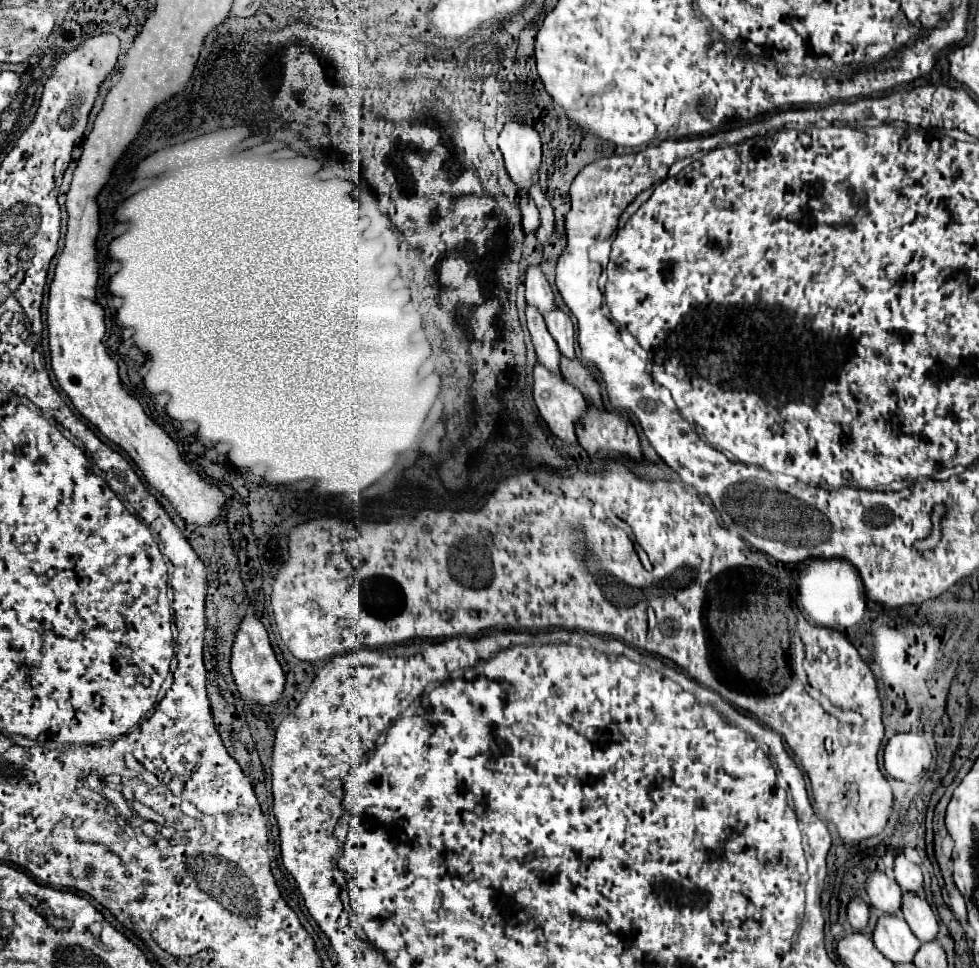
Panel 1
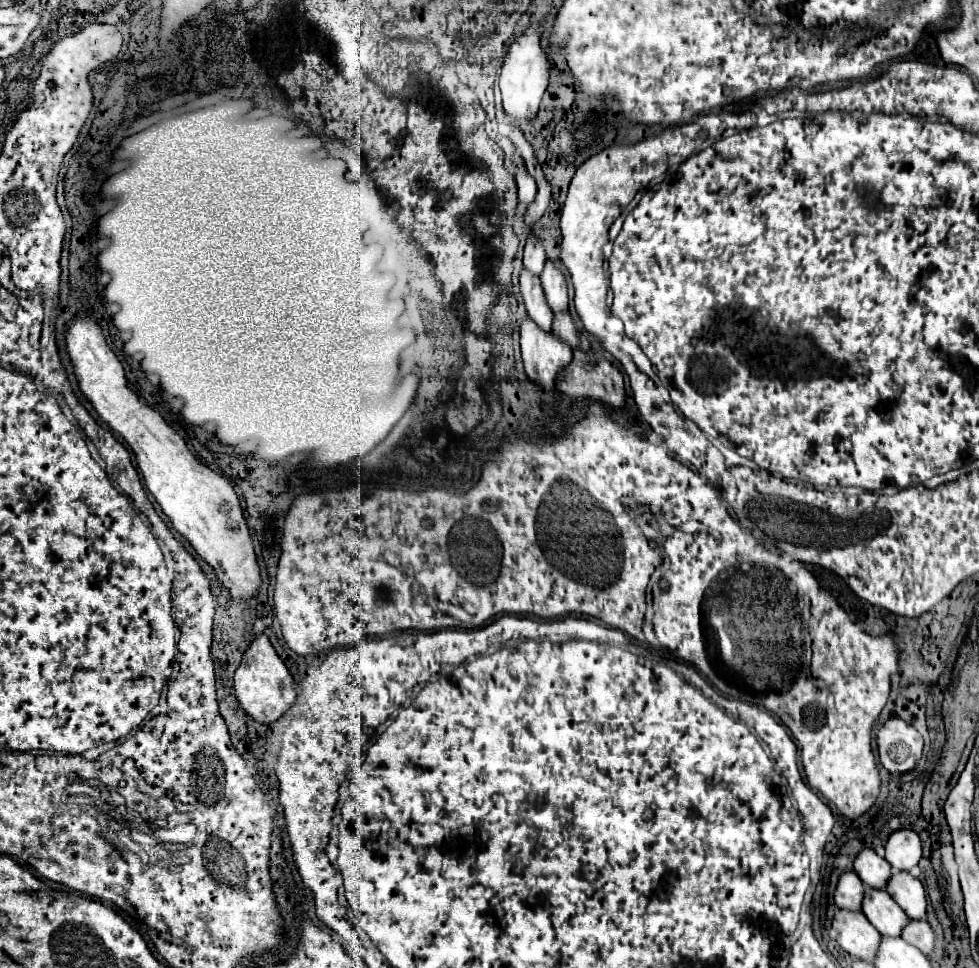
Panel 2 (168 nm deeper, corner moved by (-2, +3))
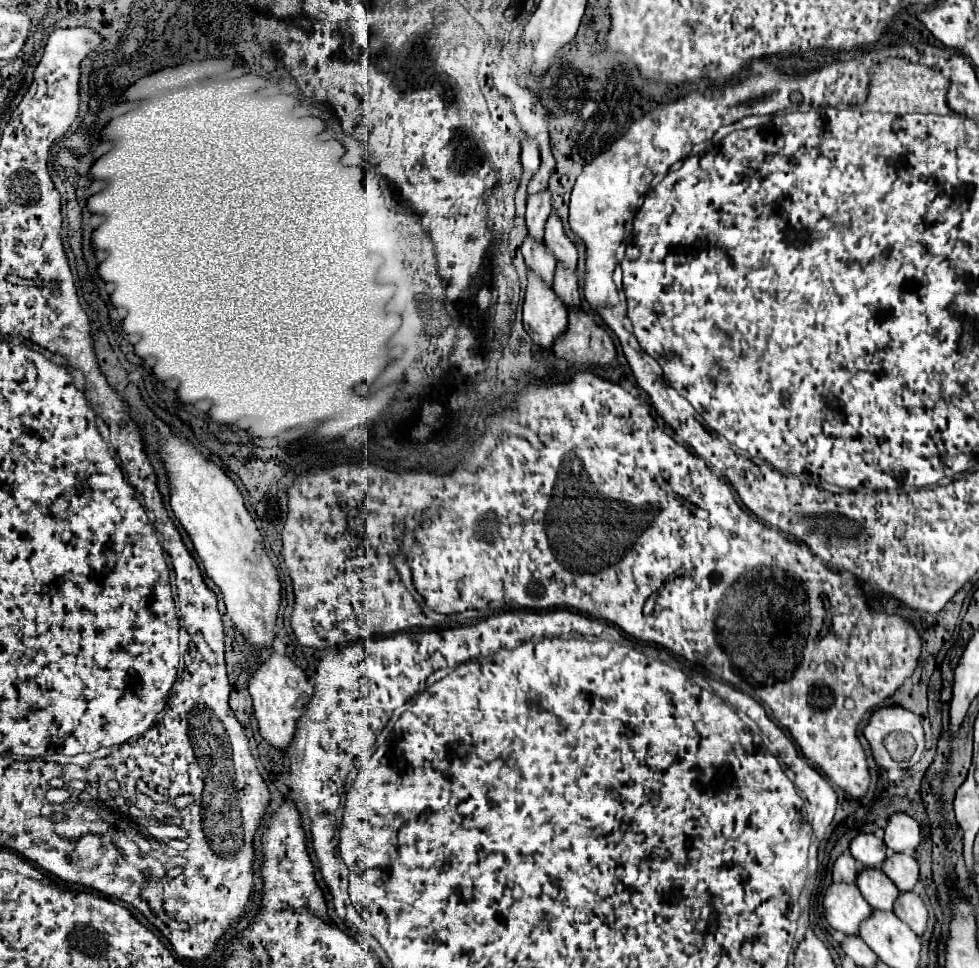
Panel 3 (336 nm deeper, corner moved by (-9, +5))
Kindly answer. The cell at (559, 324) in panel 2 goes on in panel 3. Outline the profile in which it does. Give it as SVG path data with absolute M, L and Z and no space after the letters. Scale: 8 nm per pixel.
M557 266L553 290L557 292L557 296L561 298L561 302L563 302L569 310L581 304L579 286L577 286L577 272L569 272L569 270L565 270L563 266Z

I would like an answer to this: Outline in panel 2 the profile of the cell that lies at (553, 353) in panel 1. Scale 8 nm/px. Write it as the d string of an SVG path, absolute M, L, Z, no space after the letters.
M522 268L522 274L520 274L520 292L524 296L524 304L526 304L526 310L530 314L530 318L542 328L542 330L552 330L552 310L546 302L546 296L544 296L544 290L540 286L540 278L538 276L532 276L526 268Z

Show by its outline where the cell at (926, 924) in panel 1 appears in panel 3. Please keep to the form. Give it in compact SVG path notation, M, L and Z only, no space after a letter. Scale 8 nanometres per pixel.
M889 854L887 860L883 862L881 870L885 876L901 890L901 892L911 892L915 884L919 882L919 864L915 858L907 854Z

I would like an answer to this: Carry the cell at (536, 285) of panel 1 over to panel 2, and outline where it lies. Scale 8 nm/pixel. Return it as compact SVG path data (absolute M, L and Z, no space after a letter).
M532 232L526 240L526 246L524 246L524 266L540 276L542 274L542 268L544 268L544 262L546 262L546 254L544 254L544 246L542 246L542 240Z

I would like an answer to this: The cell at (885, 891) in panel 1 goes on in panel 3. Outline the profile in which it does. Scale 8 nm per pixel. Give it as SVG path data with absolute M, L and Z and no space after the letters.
M861 834L851 842L851 854L867 868L881 868L887 860L887 846L881 838L873 834Z

